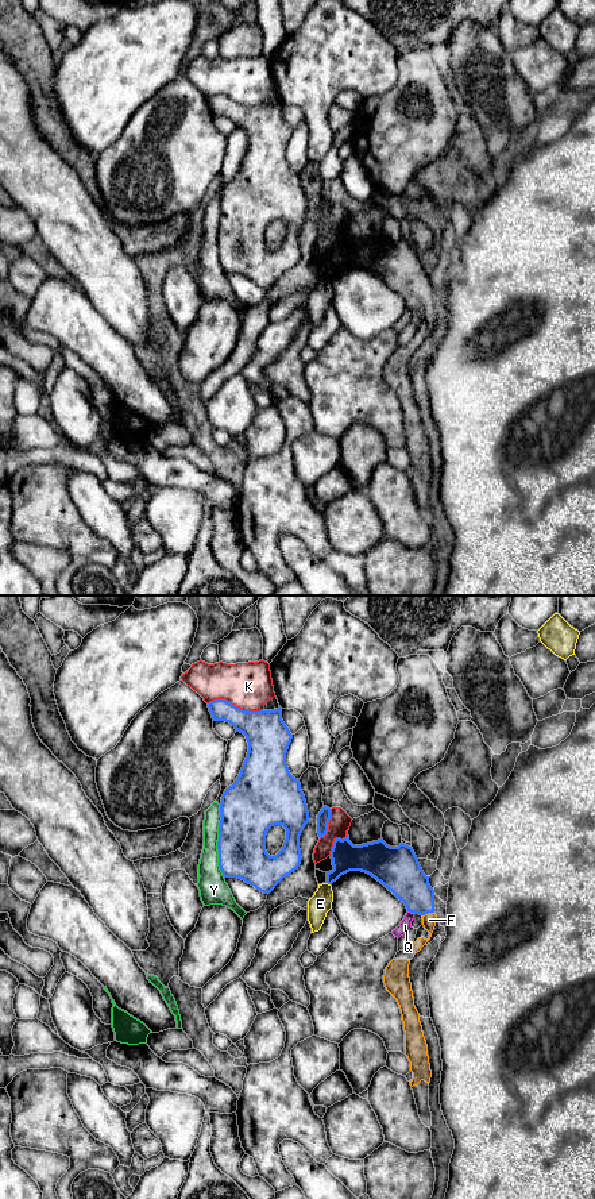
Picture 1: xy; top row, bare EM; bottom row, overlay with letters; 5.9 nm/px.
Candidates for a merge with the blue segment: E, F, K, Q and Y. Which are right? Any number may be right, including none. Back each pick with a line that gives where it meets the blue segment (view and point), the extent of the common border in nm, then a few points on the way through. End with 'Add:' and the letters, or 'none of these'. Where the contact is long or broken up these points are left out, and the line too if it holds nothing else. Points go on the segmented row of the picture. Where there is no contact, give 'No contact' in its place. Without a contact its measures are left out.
F: Touches blue at xy (428, 912). Shared border 80 nm. Path across: xy (405, 878), (428, 912), (429, 920)
Add: F

